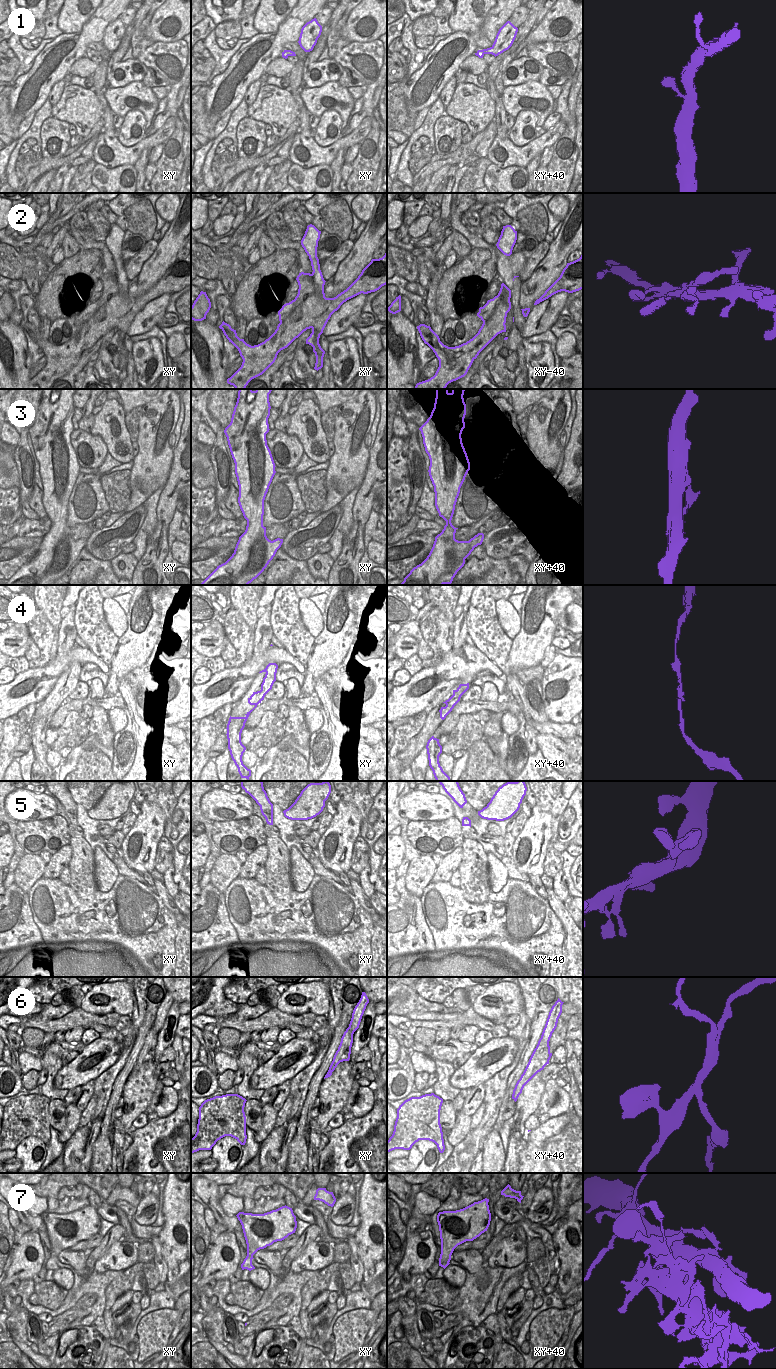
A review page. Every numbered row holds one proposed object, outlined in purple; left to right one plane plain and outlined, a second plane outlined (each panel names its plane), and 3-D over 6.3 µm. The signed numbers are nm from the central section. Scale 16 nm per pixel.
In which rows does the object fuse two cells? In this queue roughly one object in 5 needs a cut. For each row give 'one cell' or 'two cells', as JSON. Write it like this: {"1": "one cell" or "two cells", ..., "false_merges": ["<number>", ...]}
{"1": "one cell", "2": "one cell", "3": "one cell", "4": "one cell", "5": "one cell", "6": "two cells", "7": "two cells", "false_merges": ["6", "7"]}

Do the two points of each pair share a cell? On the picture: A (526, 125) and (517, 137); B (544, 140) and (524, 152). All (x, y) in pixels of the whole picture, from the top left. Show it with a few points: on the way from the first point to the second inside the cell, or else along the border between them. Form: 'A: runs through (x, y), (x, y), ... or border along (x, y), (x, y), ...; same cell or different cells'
A: runs through (523, 128), (520, 134); same cell
B: runs through (539, 144), (535, 148), (529, 148); same cell

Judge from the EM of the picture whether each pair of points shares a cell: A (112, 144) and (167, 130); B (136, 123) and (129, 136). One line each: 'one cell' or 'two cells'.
A: one cell
B: one cell

